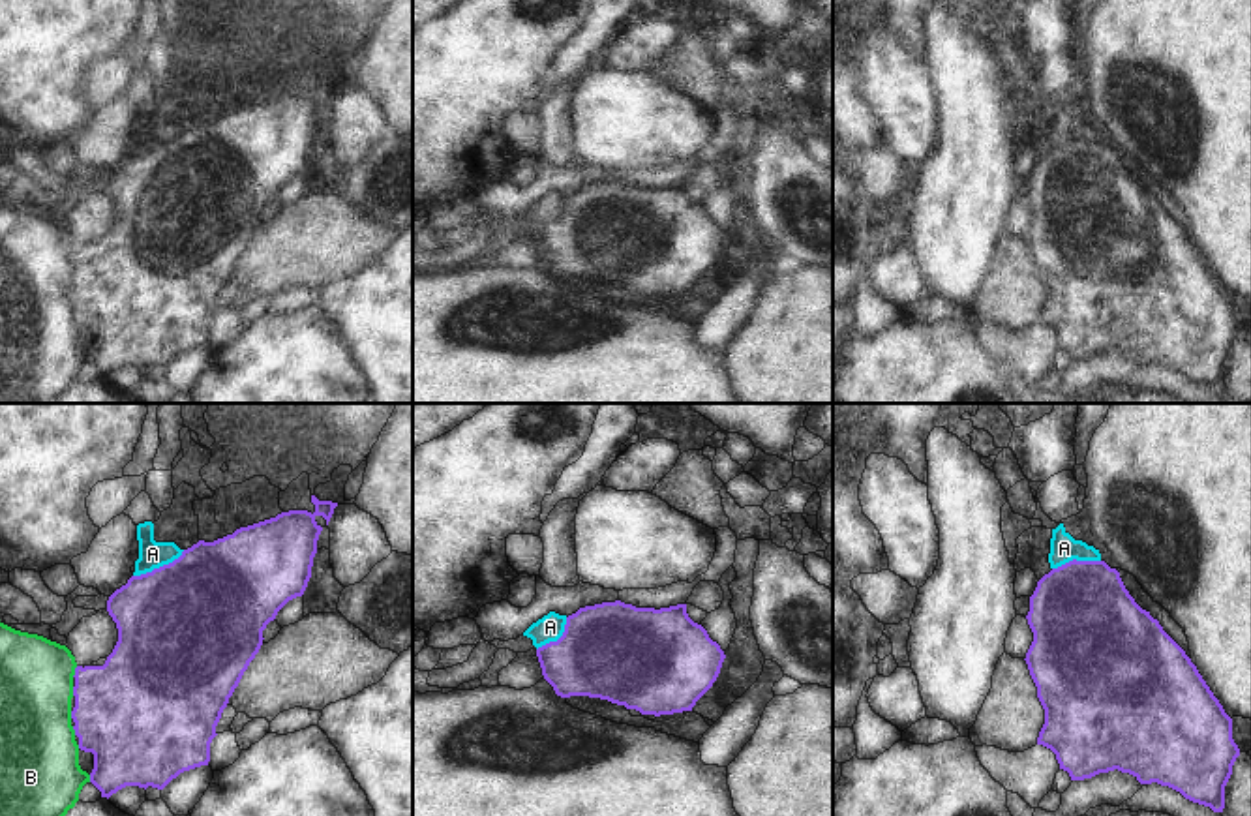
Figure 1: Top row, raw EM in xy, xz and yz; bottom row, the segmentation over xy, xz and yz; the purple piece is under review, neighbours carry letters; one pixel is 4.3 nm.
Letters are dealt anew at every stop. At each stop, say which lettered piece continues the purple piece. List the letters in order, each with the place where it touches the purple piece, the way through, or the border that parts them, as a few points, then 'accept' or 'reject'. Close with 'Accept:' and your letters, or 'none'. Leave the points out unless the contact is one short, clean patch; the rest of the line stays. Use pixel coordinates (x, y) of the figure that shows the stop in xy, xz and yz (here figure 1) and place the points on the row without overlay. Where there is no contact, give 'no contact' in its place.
A: meets purple in xy at (160, 147); runs through xy (180, 201), (160, 147), (152, 134); accept
B: meets purple in xy at (75, 252); reject
Accept: A

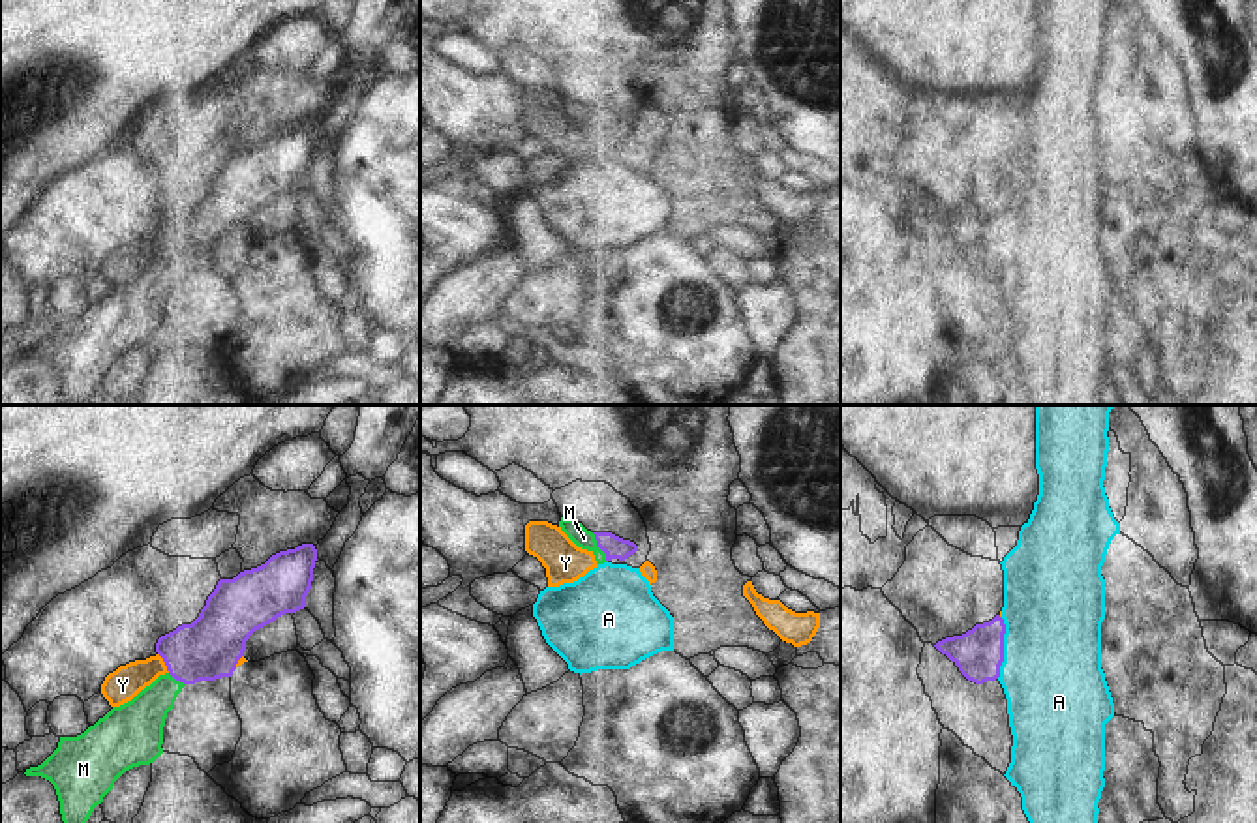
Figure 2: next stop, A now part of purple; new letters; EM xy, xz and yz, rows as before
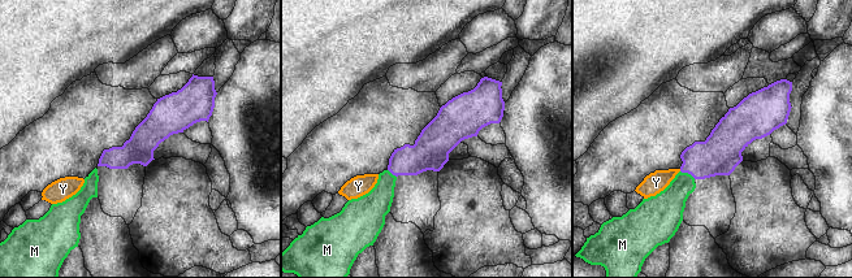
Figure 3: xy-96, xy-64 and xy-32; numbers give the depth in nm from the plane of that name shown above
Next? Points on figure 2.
A: meets purple in yz at (1002, 227); border along yz (1002, 197), (1004, 240), (997, 257); reject
M: meets purple in xz at (599, 126); runs through xz (616, 128), (599, 126), (584, 119); accept
Y: meets purple in xy at (164, 240); reject
Accept: M

